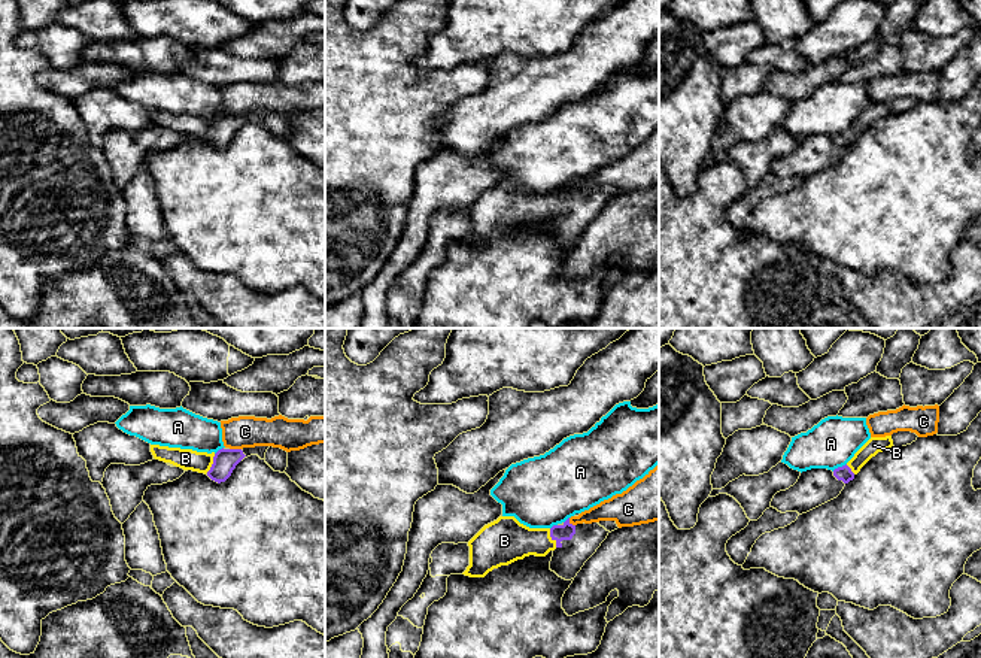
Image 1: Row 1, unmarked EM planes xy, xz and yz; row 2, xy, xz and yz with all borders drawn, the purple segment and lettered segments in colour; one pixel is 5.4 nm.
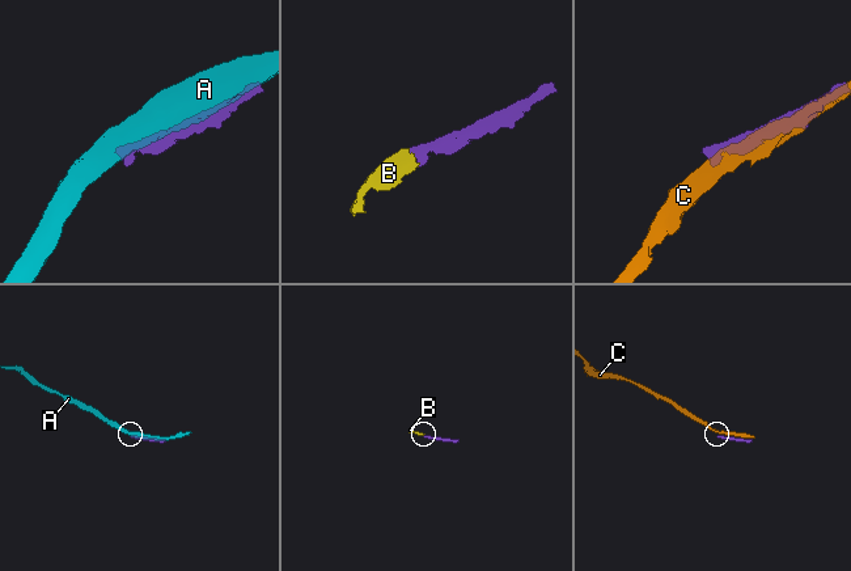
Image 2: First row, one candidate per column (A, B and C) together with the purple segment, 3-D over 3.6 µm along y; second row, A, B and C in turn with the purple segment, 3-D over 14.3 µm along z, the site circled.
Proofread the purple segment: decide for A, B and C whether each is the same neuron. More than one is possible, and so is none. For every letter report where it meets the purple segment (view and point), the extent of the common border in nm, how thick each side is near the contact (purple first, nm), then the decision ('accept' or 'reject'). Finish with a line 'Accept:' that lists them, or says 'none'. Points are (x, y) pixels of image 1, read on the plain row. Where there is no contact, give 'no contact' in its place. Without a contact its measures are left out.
A: contact yz (838, 133); length 90 nm; calibres 90 and 260 nm; reject
B: contact xz (550, 202); length 110 nm; calibres 90 and 240 nm; accept
C: contact xy (236, 115); length 60 nm; calibres 130 and 180 nm; reject
Accept: B

